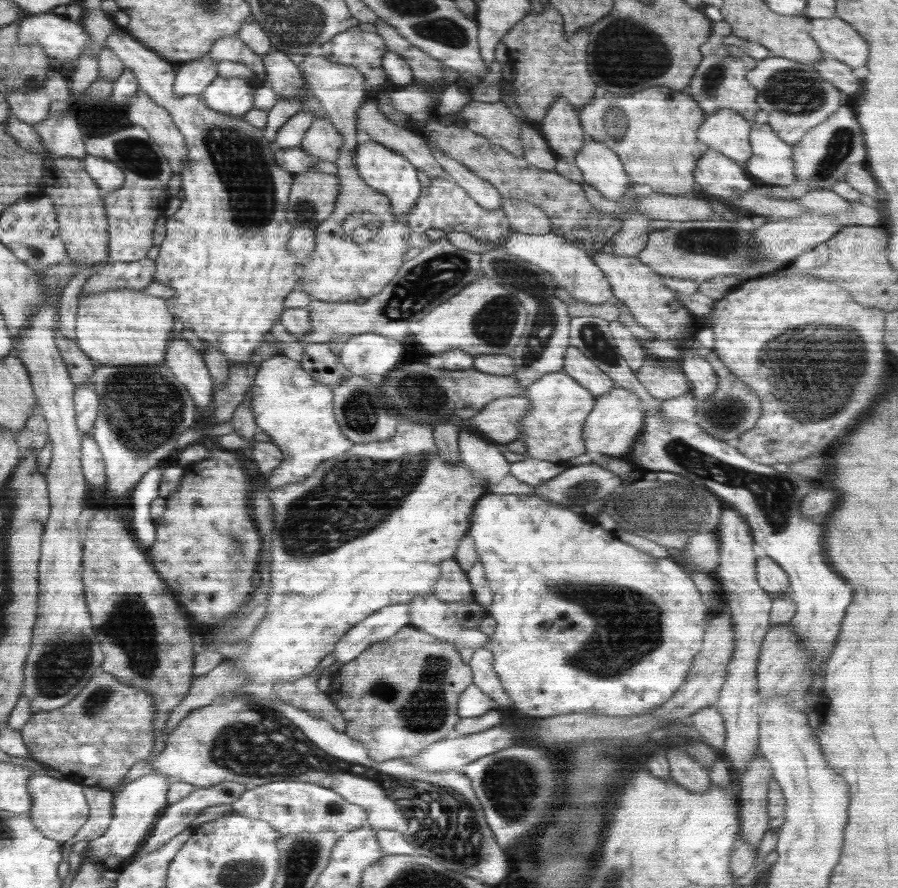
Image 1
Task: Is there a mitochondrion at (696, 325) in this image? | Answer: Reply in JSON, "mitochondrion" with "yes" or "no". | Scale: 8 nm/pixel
{"mitochondrion":"no"}

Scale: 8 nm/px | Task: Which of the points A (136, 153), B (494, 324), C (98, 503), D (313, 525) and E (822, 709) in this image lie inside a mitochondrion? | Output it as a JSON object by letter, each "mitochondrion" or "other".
{"A":"mitochondrion","B":"mitochondrion","C":"other","D":"mitochondrion","E":"other"}

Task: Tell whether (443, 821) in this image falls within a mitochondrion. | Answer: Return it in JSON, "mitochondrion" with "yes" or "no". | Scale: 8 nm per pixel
{"mitochondrion":"yes"}

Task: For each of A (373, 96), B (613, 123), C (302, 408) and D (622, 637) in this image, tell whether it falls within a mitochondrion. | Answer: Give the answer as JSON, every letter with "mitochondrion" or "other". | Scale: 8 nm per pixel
{"A":"other","B":"mitochondrion","C":"other","D":"mitochondrion"}

